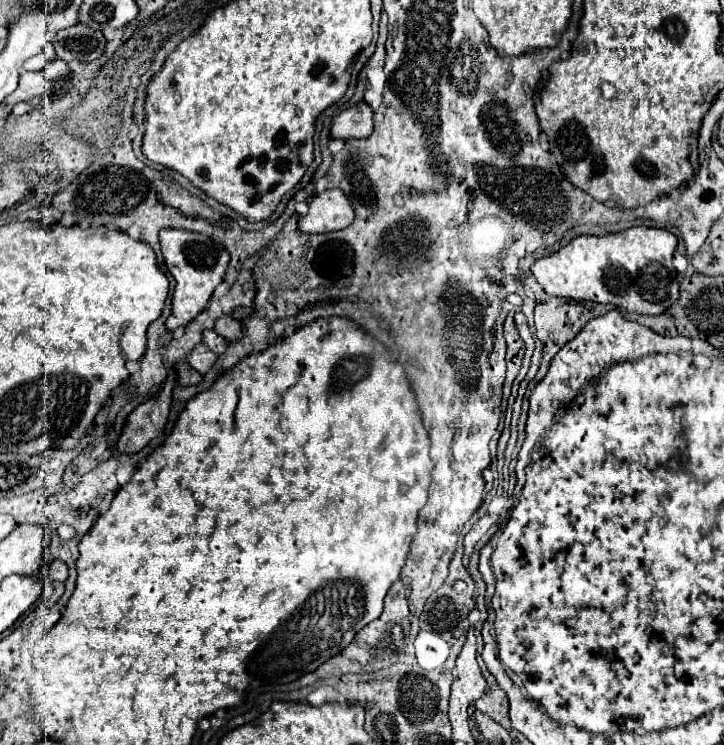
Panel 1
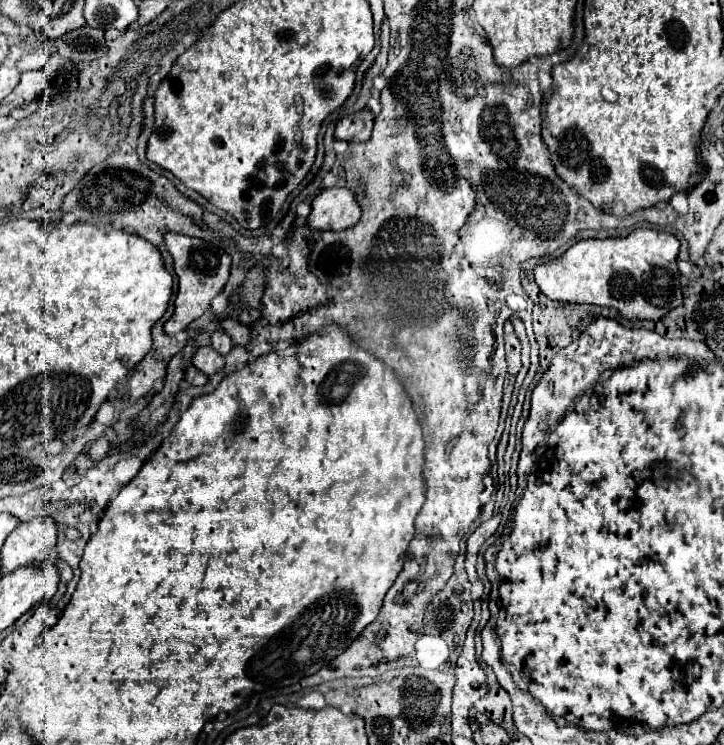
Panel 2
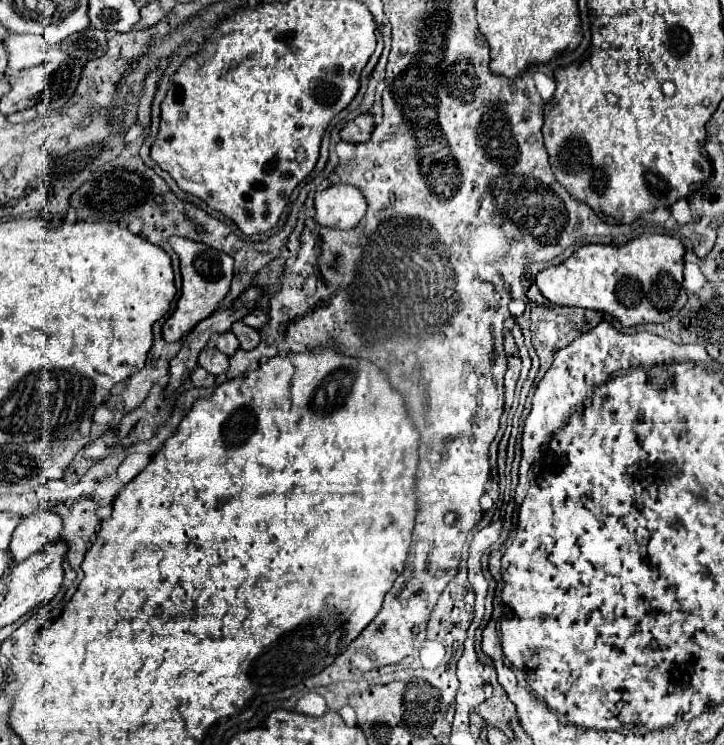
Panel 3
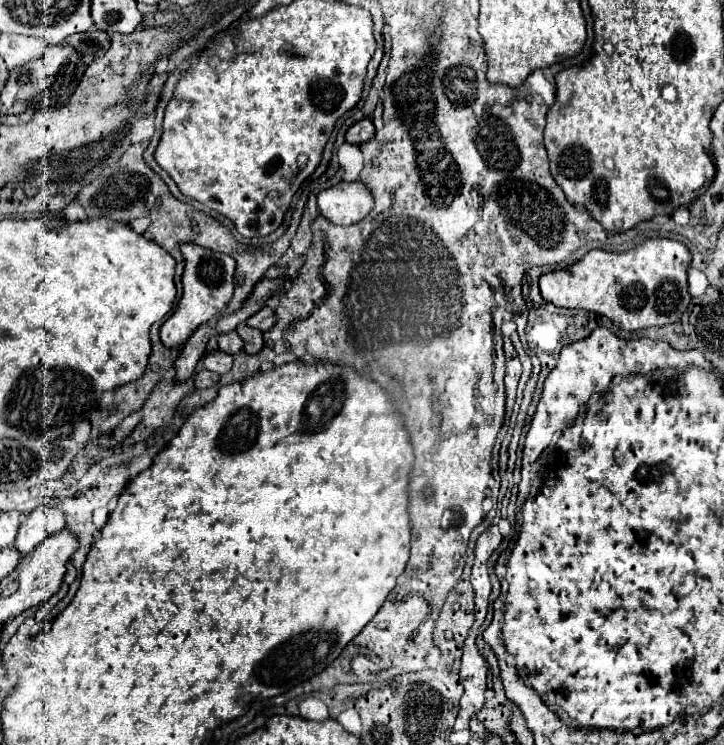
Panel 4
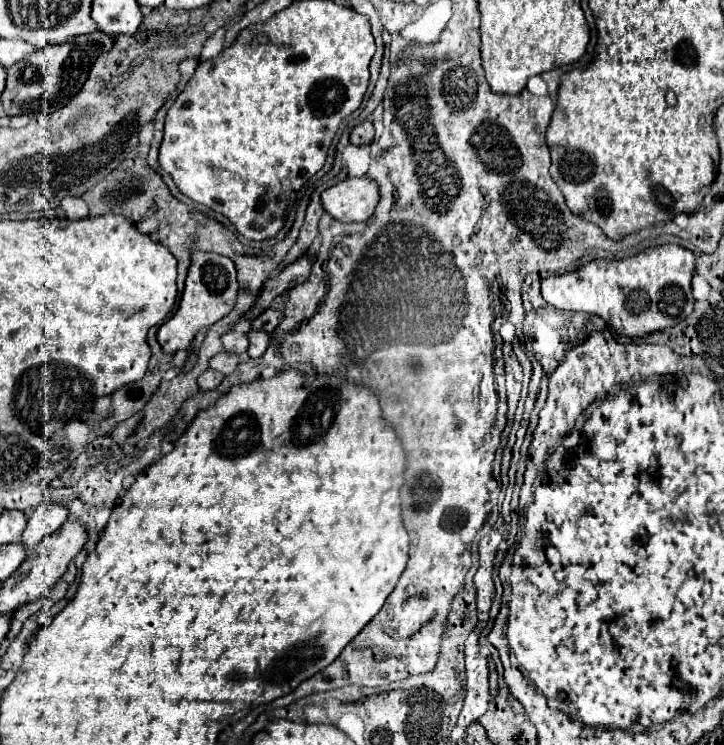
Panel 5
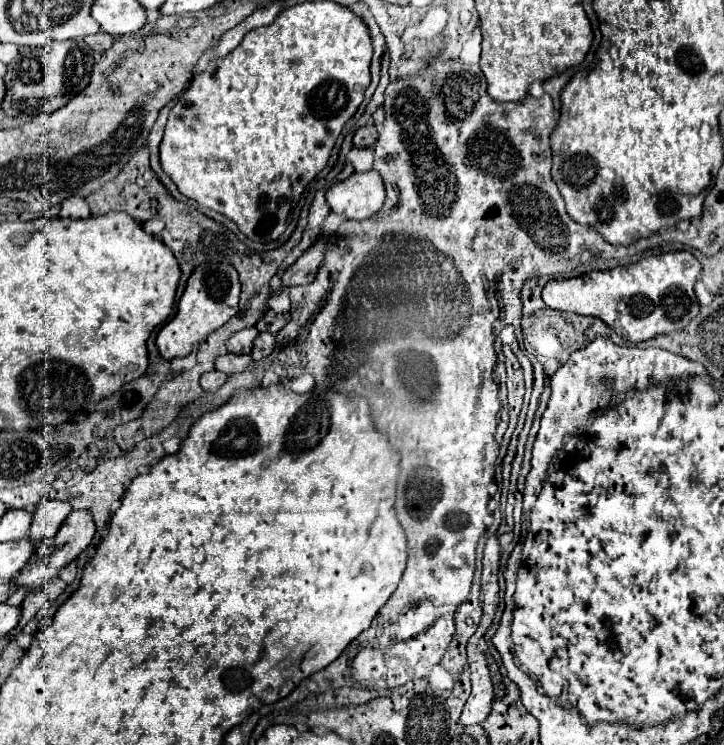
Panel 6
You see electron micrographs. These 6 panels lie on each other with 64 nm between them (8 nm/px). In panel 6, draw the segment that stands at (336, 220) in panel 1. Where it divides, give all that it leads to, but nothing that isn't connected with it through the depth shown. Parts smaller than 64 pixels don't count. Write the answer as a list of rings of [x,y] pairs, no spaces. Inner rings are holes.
[[[378,172],[352,174],[326,192],[330,212],[346,220],[366,220],[384,204],[384,182]]]

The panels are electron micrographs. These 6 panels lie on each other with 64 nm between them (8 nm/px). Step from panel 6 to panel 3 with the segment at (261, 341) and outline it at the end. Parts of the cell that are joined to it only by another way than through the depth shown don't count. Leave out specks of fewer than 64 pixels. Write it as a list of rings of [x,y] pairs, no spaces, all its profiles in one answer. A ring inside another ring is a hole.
[[[242,320],[234,322],[234,324],[232,324],[232,328],[230,328],[230,332],[234,332],[234,336],[238,338],[238,342],[240,342],[240,348],[242,348],[242,350],[254,350],[254,348],[258,346],[258,342],[260,342],[258,332],[256,332],[254,328],[246,326]]]

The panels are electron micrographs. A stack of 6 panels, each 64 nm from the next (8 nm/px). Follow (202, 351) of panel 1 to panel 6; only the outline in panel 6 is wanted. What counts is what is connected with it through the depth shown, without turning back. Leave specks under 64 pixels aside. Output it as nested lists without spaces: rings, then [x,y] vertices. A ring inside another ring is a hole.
[[[222,354],[222,356],[216,358],[214,368],[230,376],[230,374],[242,372],[250,362],[252,362],[250,356],[242,356],[242,354]]]

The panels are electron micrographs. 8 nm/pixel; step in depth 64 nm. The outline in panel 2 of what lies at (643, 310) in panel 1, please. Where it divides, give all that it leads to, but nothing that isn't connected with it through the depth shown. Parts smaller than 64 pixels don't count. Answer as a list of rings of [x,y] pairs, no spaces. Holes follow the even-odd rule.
[[[636,228],[624,238],[578,240],[560,258],[554,258],[550,262],[536,266],[534,276],[536,276],[536,284],[540,286],[540,290],[552,300],[610,306],[610,308],[616,308],[620,312],[620,316],[624,316],[628,320],[660,320],[672,308],[682,304],[680,272],[676,266],[678,248],[680,248],[680,242],[670,232]]]

